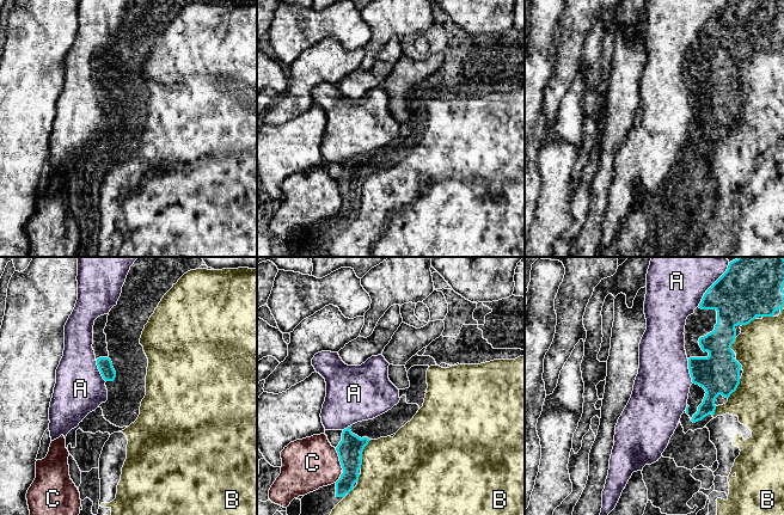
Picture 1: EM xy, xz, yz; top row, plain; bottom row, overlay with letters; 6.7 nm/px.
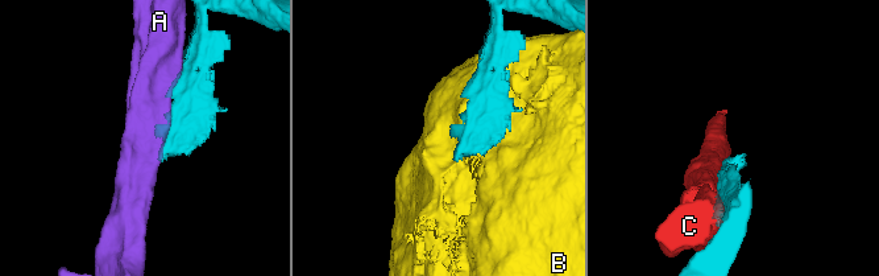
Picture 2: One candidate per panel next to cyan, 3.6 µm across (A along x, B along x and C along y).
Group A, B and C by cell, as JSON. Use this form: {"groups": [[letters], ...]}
{"groups": [["A"], ["B"], ["C"]]}

